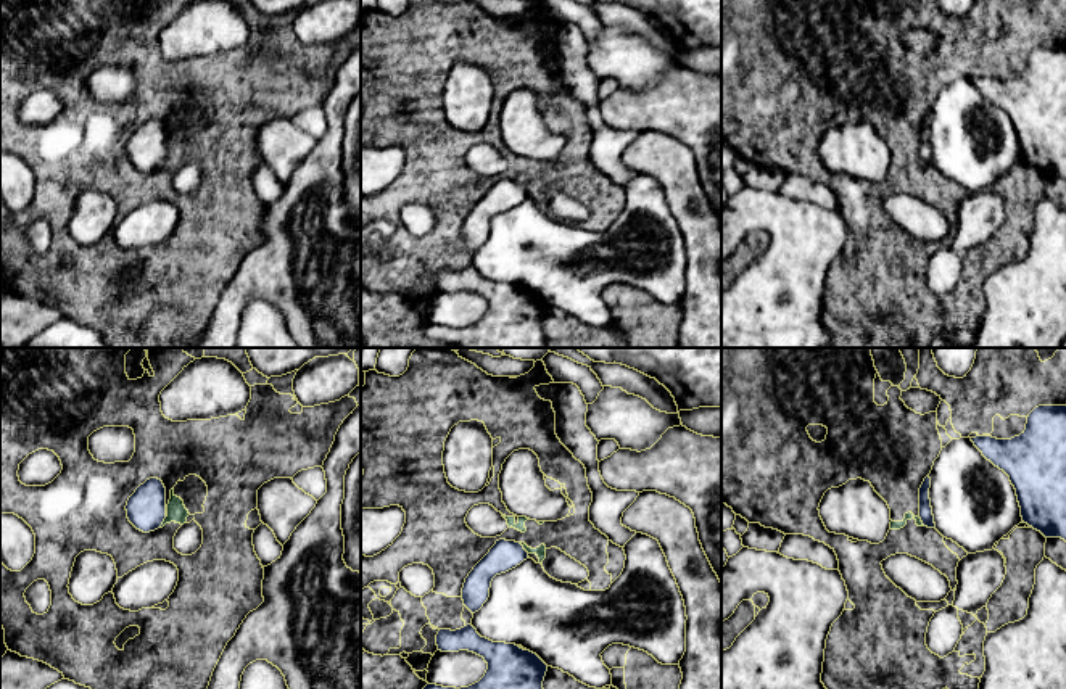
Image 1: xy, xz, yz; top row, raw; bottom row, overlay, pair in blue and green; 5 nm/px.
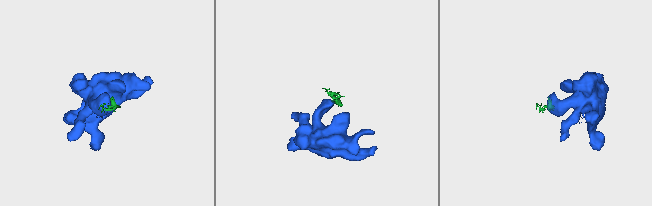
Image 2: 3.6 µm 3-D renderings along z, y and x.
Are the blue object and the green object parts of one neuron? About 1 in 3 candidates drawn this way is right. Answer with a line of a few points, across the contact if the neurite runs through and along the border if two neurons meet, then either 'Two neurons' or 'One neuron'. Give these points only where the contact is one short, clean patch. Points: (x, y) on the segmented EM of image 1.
Line: xy (166, 517), (158, 527). Two neurons

